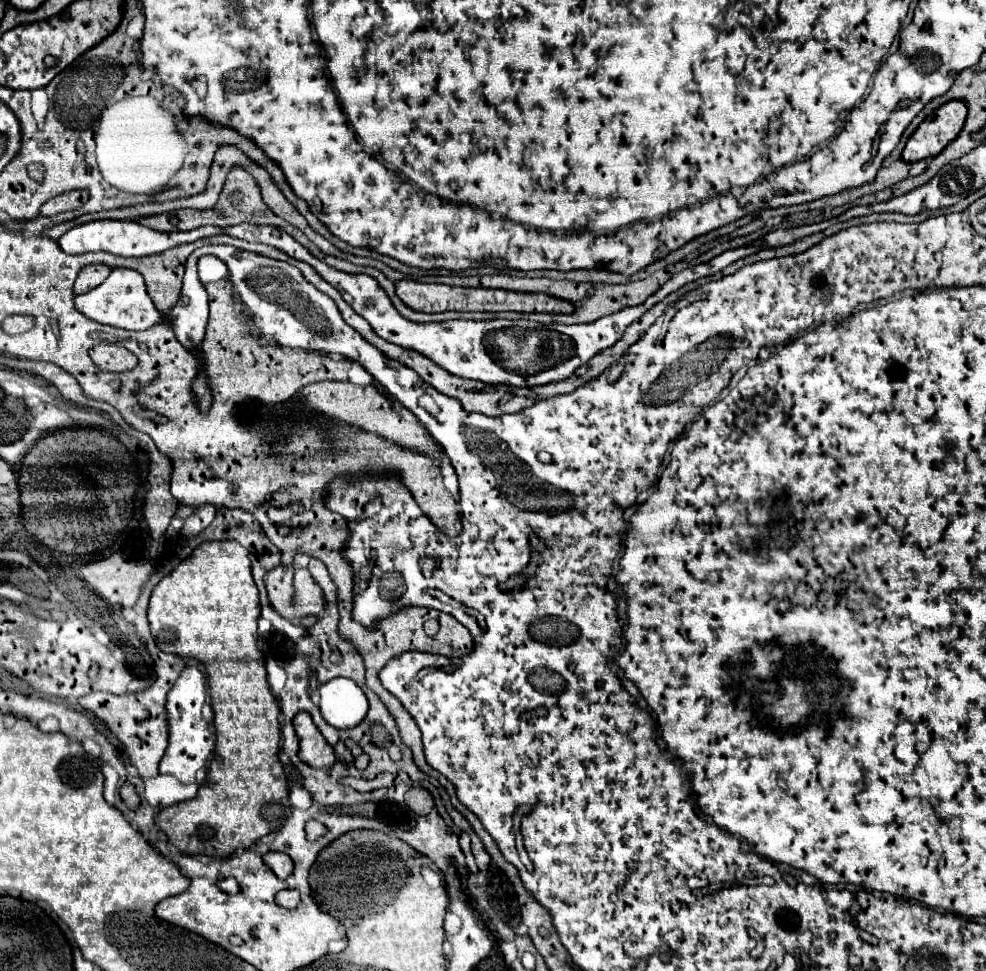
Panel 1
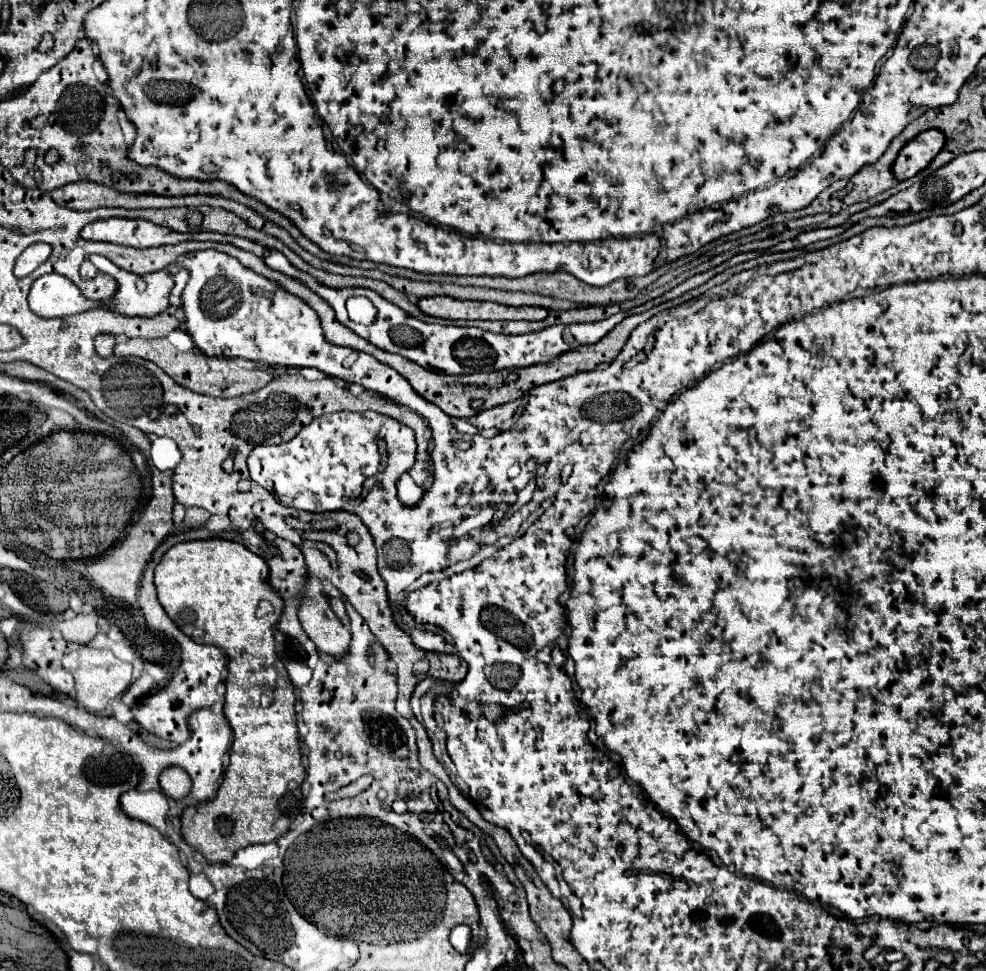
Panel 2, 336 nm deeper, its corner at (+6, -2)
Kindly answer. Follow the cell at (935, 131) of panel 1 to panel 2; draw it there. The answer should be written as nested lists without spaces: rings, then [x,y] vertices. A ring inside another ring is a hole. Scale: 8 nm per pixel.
[[[926,130],[922,134],[918,134],[916,138],[912,138],[898,154],[894,166],[892,166],[892,174],[896,180],[908,180],[912,176],[916,176],[920,170],[924,170],[932,158],[942,150],[946,138],[940,130]]]

